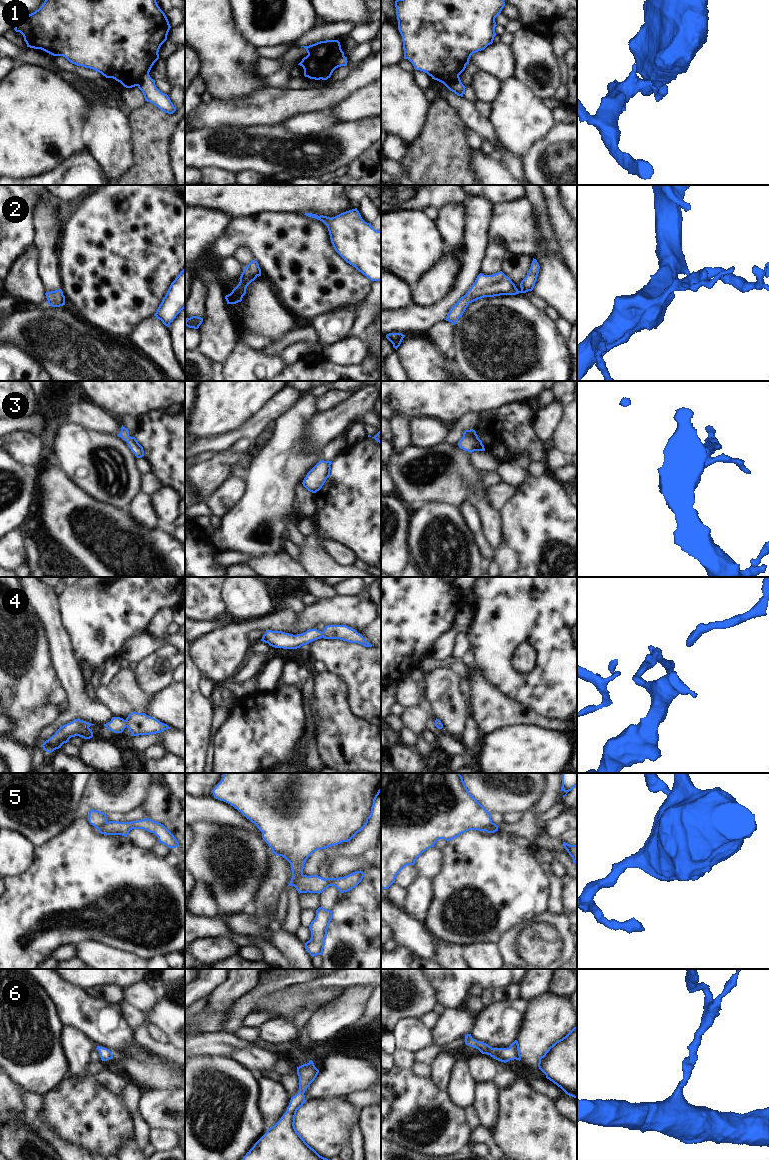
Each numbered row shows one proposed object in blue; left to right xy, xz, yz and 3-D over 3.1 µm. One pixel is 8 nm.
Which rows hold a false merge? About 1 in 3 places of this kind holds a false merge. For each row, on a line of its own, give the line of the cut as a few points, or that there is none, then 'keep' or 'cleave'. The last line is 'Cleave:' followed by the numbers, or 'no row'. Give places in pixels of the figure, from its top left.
1: xy (147, 72), (141, 77), (138, 86) | cleave
2: no cut | keep
3: no cut | keep
4: no cut | keep
5: xz (302, 874), (293, 885) | cleave
6: no cut | keep
Cleave: 1, 5

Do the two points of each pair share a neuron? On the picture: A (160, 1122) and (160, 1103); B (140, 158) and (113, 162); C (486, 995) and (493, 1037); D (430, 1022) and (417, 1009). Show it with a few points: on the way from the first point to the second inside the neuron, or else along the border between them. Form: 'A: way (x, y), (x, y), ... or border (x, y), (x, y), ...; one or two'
A: way (160, 1117), (160, 1108); one
B: border (131, 136), (132, 164), (123, 174); two
C: border (495, 1001), (485, 1007); two
D: border (433, 1010), (425, 1013), (420, 1019); two

